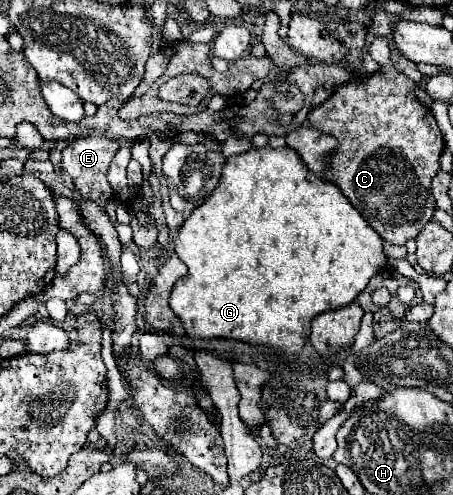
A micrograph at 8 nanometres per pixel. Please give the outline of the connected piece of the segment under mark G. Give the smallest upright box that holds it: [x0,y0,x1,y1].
[169,146,387,362]

